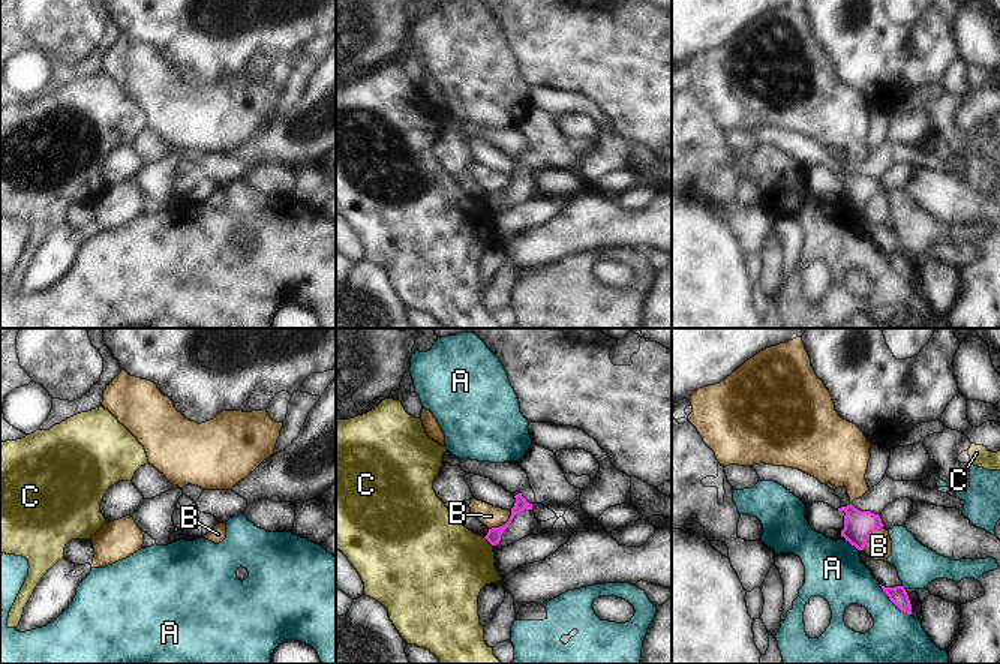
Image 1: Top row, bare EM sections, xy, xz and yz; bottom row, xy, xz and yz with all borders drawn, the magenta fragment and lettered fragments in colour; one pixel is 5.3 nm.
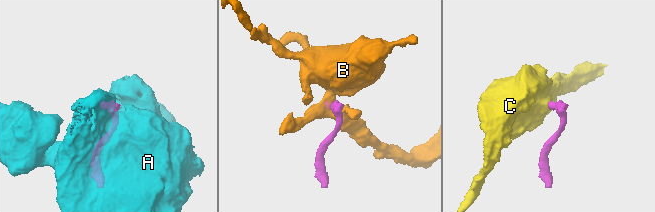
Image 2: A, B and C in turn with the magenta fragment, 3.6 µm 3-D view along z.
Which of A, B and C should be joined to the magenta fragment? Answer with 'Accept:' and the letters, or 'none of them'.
Accept: none of them

